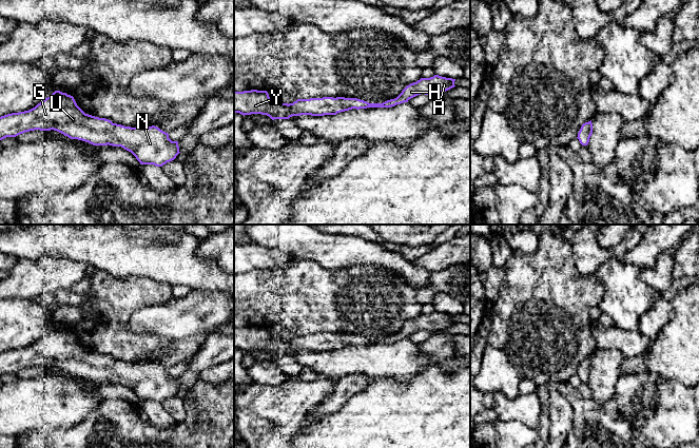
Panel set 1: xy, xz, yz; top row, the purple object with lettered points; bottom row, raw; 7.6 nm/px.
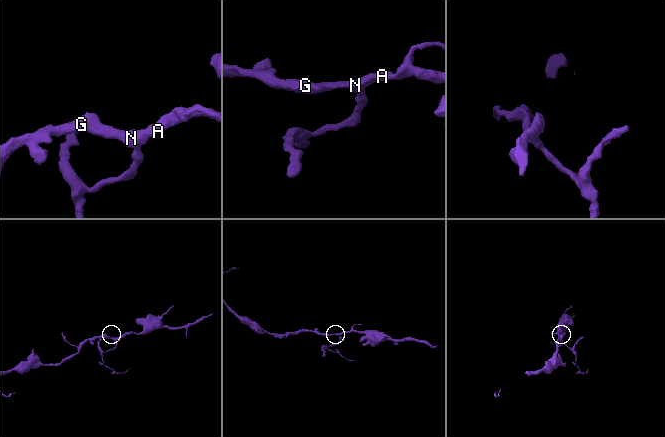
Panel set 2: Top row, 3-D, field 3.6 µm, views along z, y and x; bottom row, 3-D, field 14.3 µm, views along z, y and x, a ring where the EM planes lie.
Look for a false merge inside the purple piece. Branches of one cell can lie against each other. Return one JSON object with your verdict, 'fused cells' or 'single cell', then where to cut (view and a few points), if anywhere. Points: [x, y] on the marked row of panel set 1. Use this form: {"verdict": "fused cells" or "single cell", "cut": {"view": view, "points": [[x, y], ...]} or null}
{"verdict": "single cell", "cut": null}

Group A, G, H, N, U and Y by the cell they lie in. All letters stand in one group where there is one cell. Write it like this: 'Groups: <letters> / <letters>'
Groups: A G H N U Y

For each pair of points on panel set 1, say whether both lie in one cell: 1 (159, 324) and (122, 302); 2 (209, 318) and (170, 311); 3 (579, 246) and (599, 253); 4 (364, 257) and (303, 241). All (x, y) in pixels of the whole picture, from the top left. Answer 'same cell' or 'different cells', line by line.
1: different cells
2: same cell
3: same cell
4: same cell

